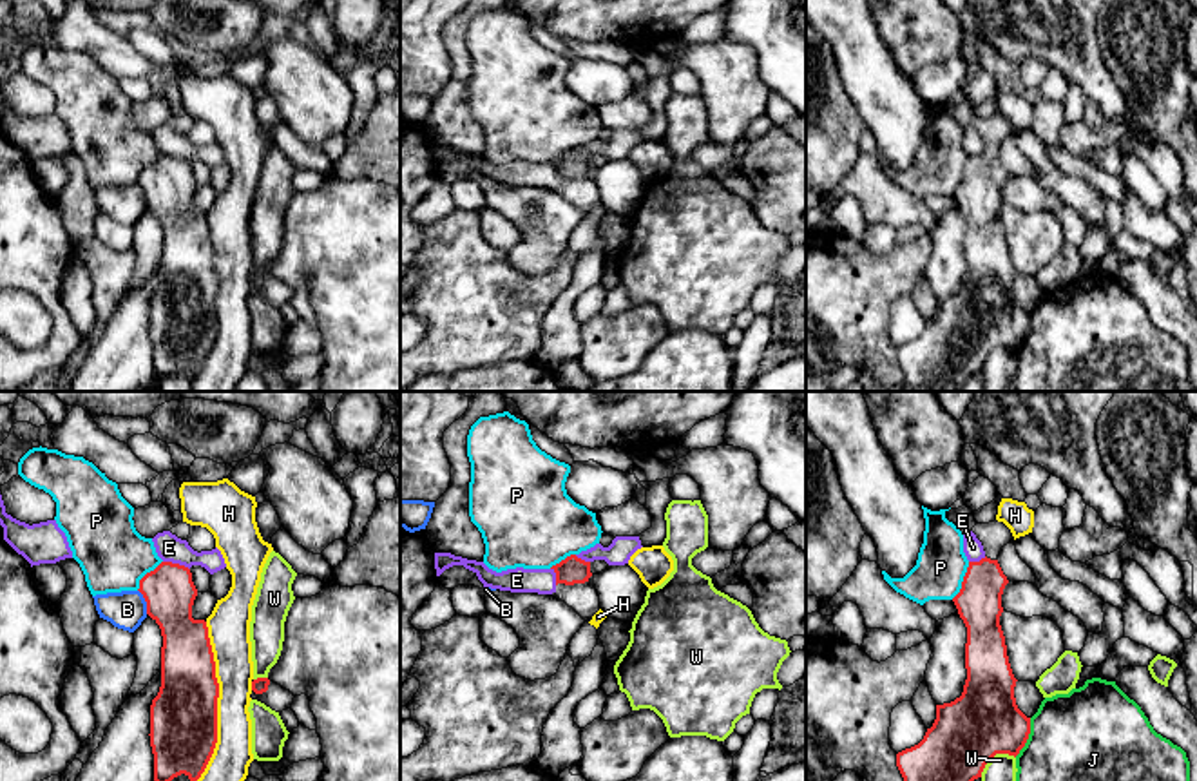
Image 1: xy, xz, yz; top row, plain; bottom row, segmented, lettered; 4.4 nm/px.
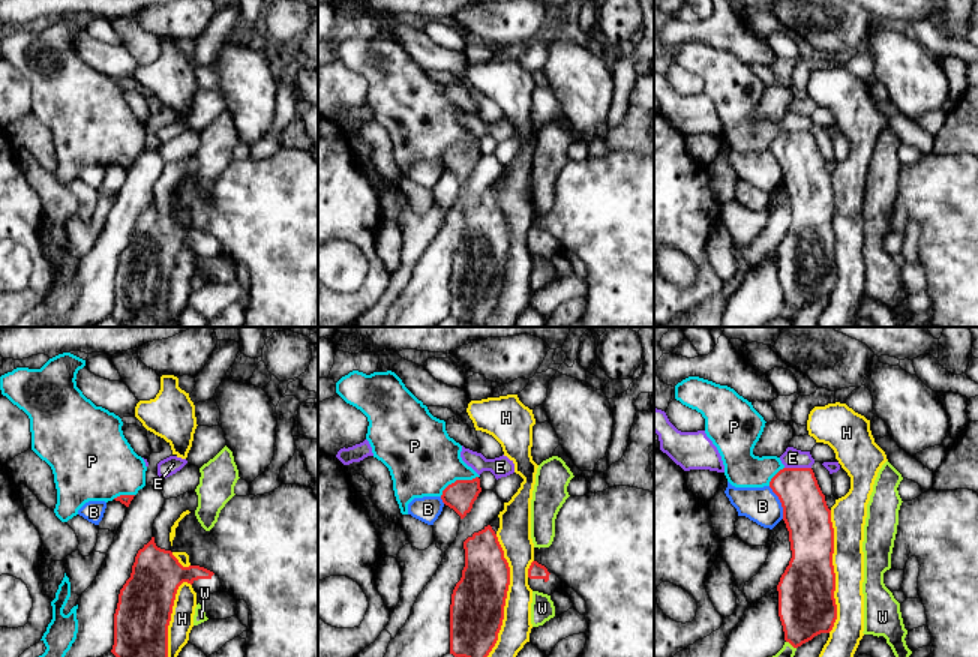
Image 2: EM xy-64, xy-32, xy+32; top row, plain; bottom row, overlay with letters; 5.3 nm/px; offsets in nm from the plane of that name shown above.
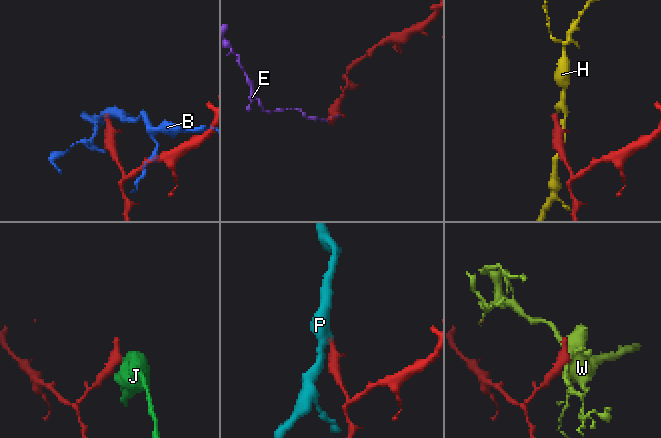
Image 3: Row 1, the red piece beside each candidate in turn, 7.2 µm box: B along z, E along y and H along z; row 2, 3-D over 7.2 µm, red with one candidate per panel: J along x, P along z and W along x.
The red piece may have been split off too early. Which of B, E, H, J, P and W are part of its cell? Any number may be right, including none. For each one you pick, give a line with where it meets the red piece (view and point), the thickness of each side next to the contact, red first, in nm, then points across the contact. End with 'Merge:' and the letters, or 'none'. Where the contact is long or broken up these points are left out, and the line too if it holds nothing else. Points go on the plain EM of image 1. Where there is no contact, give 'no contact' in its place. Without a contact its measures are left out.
Merge: none

